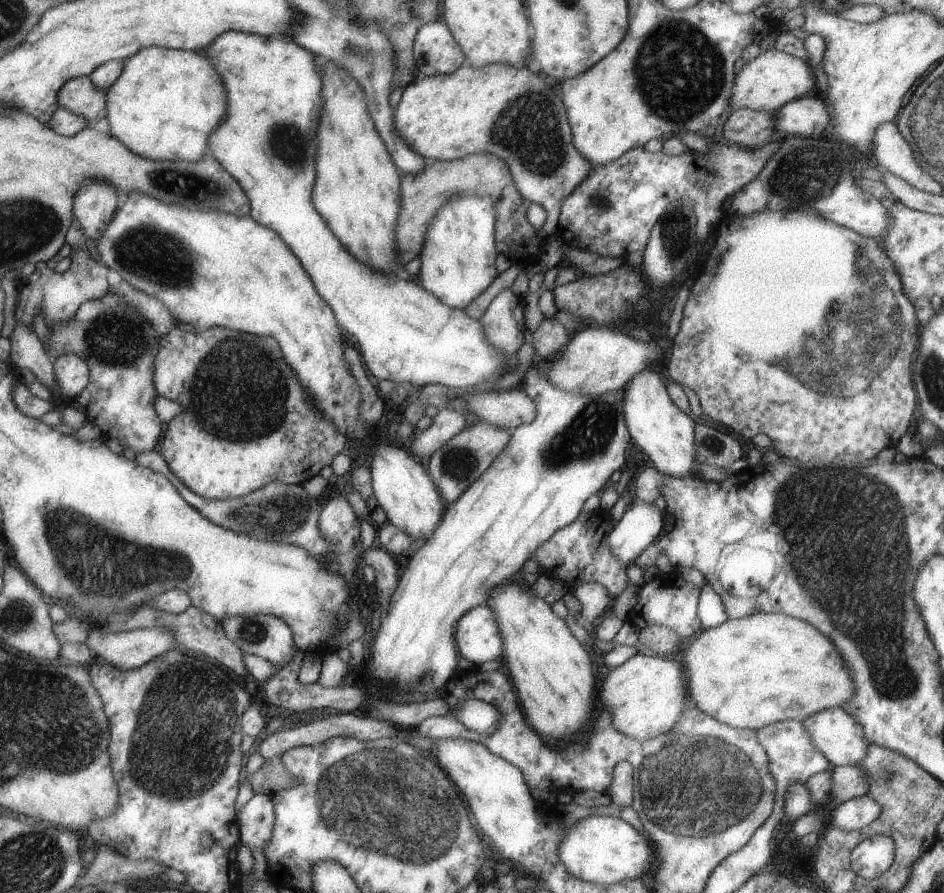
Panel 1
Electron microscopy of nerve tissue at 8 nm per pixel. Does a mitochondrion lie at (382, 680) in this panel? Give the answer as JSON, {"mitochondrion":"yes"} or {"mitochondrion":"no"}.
{"mitochondrion":"no"}

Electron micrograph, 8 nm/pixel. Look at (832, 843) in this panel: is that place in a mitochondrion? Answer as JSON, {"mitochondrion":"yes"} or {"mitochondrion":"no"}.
{"mitochondrion":"no"}

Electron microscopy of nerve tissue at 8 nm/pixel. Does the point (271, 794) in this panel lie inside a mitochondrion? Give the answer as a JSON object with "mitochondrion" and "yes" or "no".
{"mitochondrion":"no"}

